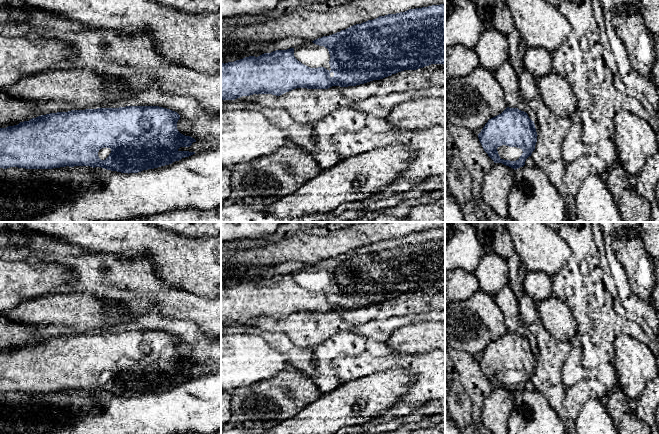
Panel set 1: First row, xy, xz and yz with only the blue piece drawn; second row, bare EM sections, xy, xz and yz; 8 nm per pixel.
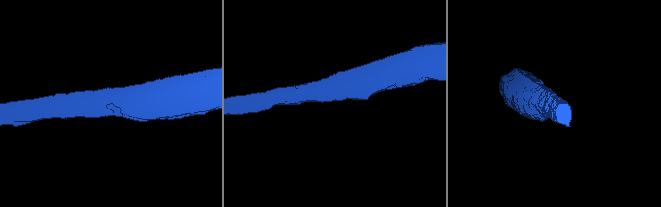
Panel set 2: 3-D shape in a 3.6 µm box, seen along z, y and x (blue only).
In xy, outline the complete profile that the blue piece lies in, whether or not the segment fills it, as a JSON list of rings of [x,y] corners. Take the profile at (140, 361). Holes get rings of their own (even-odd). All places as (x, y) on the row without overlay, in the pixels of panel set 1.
[[[159,330],[97,332],[41,339],[18,349],[0,352],[0,392],[53,393],[90,390],[129,398],[169,389],[195,378],[178,374],[180,371],[190,371],[196,366],[194,362],[178,355],[179,343],[177,336]]]

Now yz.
[[[507,331],[501,338],[491,342],[478,358],[479,365],[494,387],[502,387],[513,393],[525,389],[526,383],[535,374],[537,356],[534,345],[528,338],[518,332]]]

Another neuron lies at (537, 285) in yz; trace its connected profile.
[[[528,271],[522,285],[524,293],[535,303],[539,303],[554,294],[552,277],[542,272]]]

